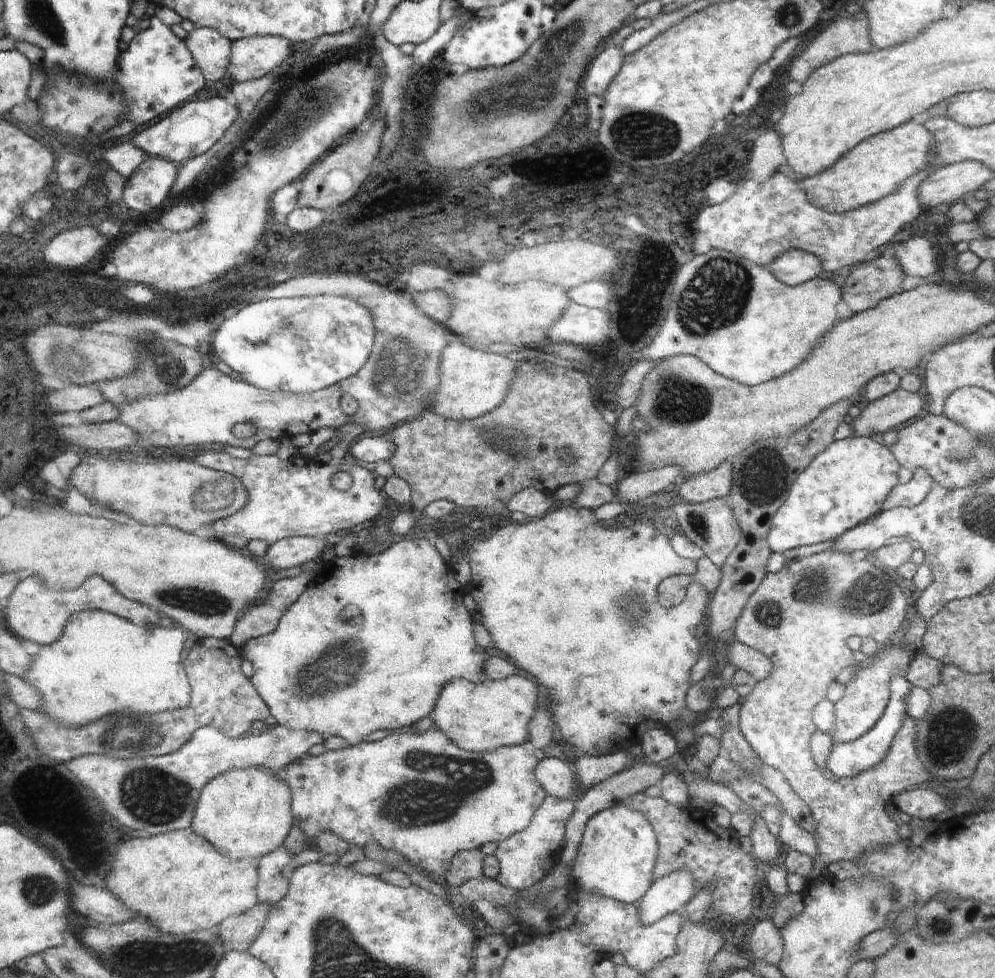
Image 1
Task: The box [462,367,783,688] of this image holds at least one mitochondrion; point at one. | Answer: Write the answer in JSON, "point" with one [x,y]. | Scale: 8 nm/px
{"point":[616,603]}

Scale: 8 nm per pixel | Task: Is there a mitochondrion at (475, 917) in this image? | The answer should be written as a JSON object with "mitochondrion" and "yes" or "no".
{"mitochondrion":"no"}

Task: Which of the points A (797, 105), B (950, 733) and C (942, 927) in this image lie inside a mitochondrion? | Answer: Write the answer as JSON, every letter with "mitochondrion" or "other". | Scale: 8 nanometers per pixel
{"A":"other","B":"mitochondrion","C":"mitochondrion"}

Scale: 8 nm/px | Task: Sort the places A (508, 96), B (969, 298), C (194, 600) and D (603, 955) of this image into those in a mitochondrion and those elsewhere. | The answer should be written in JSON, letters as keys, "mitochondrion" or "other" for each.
{"A":"mitochondrion","B":"other","C":"mitochondrion","D":"other"}

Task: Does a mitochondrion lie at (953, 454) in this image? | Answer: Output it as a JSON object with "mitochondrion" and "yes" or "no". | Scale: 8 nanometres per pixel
{"mitochondrion":"yes"}

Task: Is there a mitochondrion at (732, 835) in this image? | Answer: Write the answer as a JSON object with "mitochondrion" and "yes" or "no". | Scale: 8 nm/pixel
{"mitochondrion":"no"}

